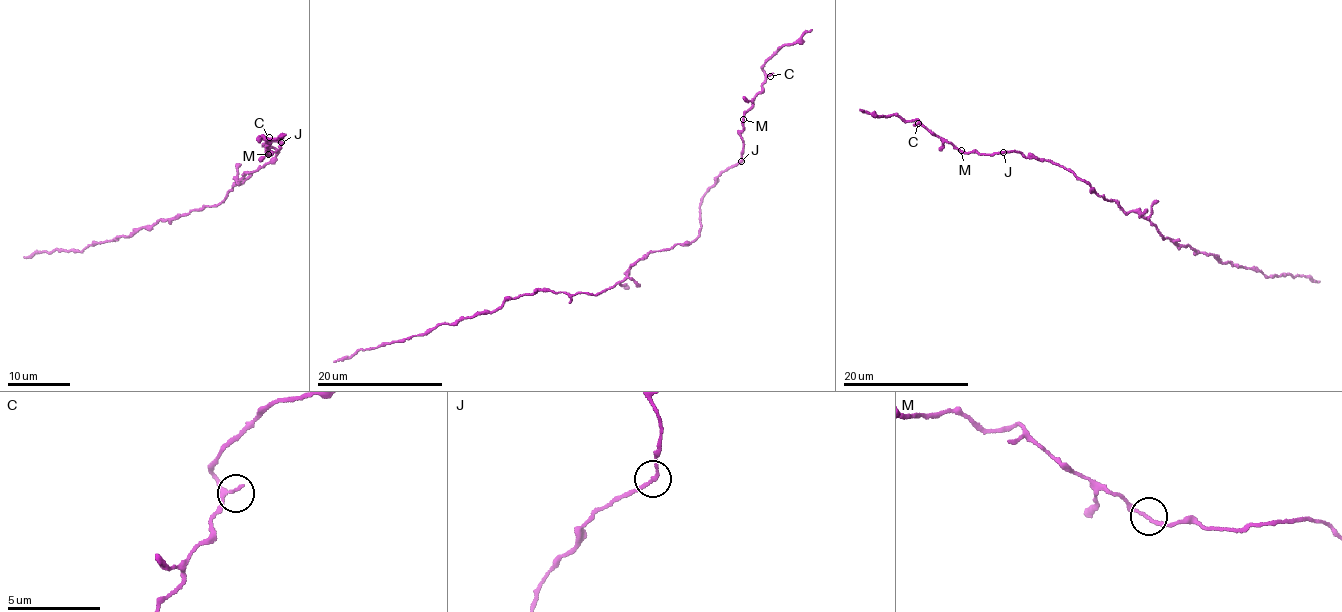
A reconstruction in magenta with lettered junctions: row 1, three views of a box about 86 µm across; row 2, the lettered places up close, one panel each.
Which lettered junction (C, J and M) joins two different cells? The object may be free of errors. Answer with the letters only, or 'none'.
none

